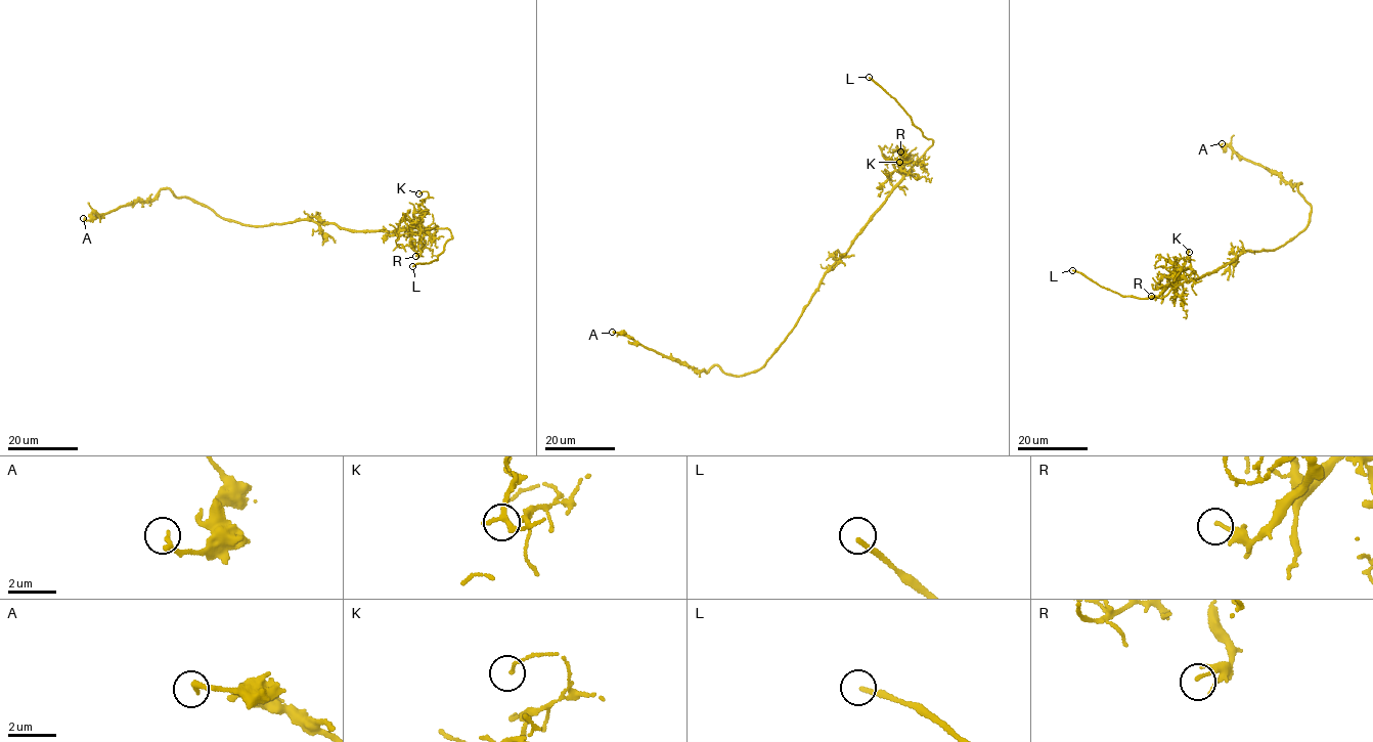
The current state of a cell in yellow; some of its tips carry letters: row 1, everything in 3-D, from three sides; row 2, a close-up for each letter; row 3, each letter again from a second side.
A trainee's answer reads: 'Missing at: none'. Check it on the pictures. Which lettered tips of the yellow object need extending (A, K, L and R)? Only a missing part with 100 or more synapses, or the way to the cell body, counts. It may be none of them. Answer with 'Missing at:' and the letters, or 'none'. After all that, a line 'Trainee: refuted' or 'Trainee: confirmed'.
Missing at: L
Trainee: refuted

